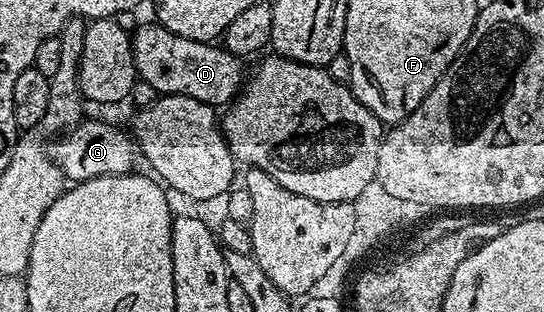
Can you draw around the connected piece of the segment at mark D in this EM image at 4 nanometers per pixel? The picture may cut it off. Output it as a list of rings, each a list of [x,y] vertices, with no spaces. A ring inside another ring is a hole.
[[[157,23],[133,30],[132,40],[138,77],[144,83],[152,83],[160,95],[188,95],[192,99],[200,99],[200,103],[205,105],[226,107],[239,96],[243,88],[243,62],[224,47],[215,47],[208,41],[184,39]]]

